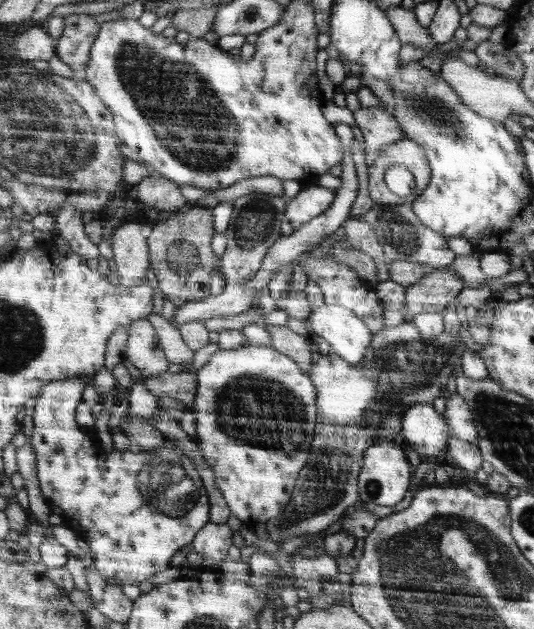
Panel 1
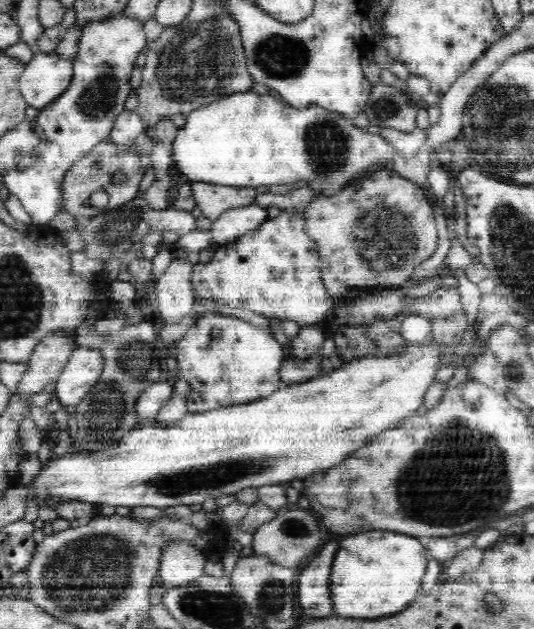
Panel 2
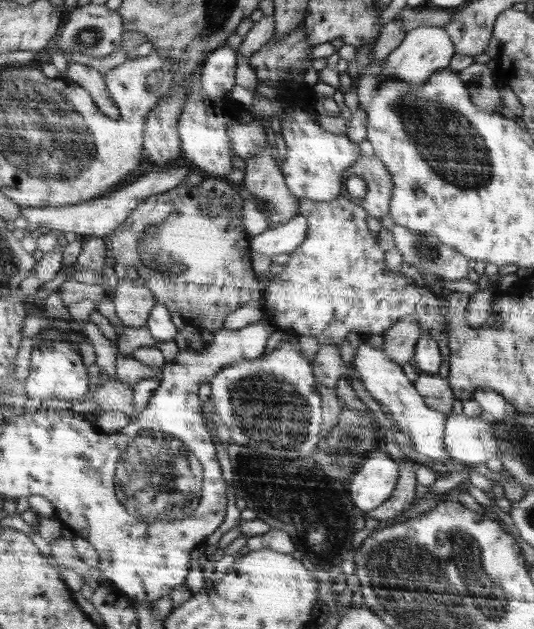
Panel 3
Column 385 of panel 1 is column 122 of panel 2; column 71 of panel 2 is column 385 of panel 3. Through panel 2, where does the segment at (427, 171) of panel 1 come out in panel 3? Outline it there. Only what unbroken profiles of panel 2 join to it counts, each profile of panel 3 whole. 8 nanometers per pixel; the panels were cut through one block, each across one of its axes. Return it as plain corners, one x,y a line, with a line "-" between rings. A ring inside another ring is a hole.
362,154
355,165
343,171
343,180
350,176
362,178
368,186
368,191
360,200
348,197
345,192
342,192
340,196
348,198
348,200
362,207
370,217
380,219
384,215
388,215
394,186
392,185
391,175
388,173
387,167
384,167
384,164
380,161
380,158

